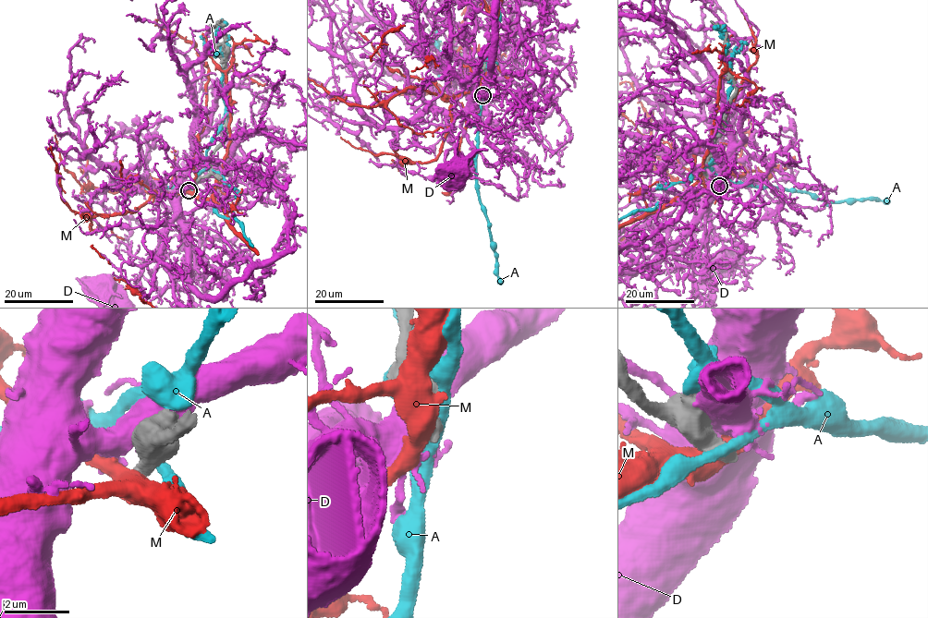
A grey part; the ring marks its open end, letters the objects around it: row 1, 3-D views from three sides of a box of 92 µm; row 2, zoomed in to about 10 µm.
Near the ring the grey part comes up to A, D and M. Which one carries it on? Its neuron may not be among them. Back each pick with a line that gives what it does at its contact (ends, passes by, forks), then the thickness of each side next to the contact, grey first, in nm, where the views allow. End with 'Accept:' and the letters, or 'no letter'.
Accept: no letter

